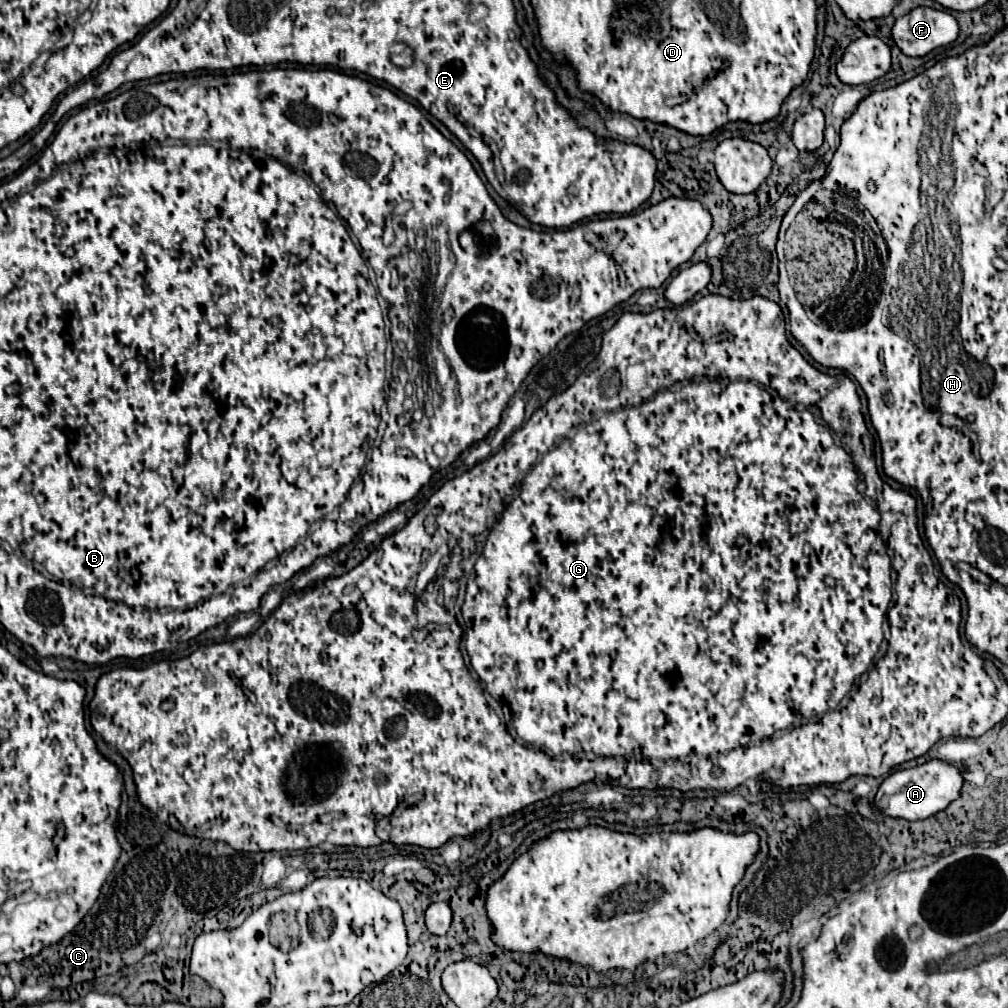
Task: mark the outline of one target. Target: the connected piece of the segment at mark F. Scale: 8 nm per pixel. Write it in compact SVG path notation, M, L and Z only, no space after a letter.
M915 7L899 17L891 29L895 45L909 57L923 57L935 47L955 41L959 25L947 11L933 7Z

